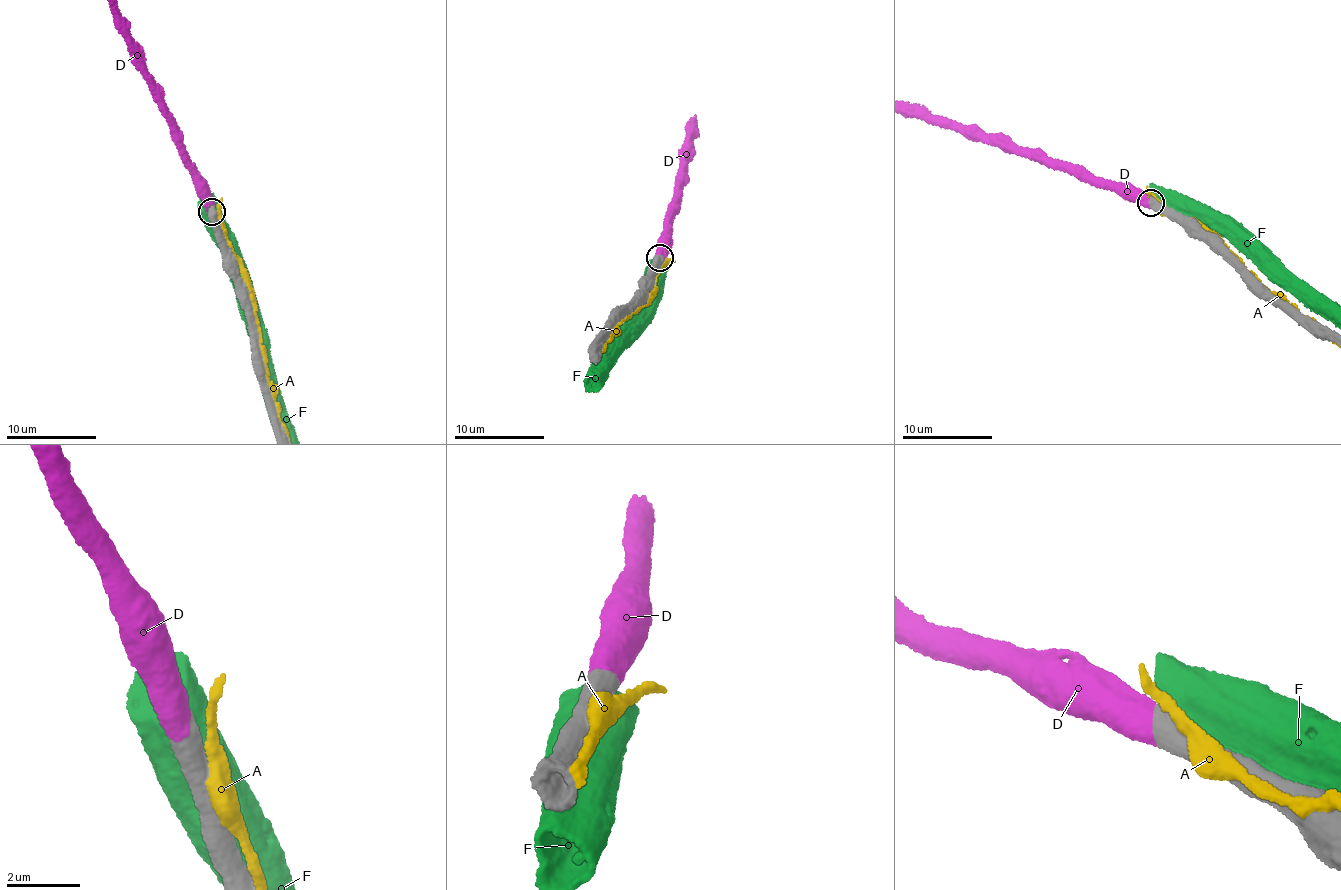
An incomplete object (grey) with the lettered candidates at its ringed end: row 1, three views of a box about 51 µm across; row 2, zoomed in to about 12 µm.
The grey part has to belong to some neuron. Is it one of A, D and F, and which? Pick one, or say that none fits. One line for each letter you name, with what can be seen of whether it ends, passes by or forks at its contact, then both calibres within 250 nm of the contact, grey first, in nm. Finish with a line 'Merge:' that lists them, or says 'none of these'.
D: it ends; calibres 600 and 700 nm
Merge: D

